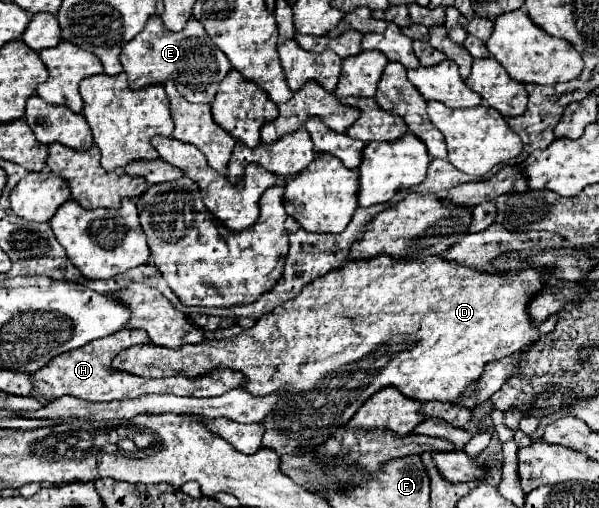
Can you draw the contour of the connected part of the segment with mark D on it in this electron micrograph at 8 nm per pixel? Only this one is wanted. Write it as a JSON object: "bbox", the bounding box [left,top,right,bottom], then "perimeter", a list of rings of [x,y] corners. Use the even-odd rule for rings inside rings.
{"bbox":[113,256,555,456],"perimeter":[[[379,256],[379,258],[373,258],[373,260],[347,262],[341,270],[333,270],[331,274],[325,274],[323,278],[317,278],[315,282],[307,284],[295,300],[285,302],[275,312],[257,320],[253,328],[243,330],[235,338],[223,338],[223,340],[205,338],[199,344],[187,344],[187,346],[181,346],[177,350],[155,346],[155,344],[131,346],[127,350],[121,350],[121,354],[113,360],[113,370],[121,370],[121,372],[141,376],[141,378],[165,378],[165,376],[177,376],[177,374],[187,376],[187,378],[199,378],[199,376],[205,376],[213,370],[229,368],[229,370],[235,370],[235,372],[239,370],[245,376],[243,388],[253,396],[267,396],[267,394],[273,394],[277,390],[285,390],[287,394],[273,406],[271,412],[267,412],[267,416],[263,420],[265,434],[263,434],[261,448],[271,448],[279,456],[293,454],[293,452],[299,452],[301,448],[315,448],[315,446],[325,444],[327,438],[331,438],[337,428],[345,426],[353,418],[353,414],[363,406],[363,402],[367,402],[375,392],[379,392],[383,388],[389,388],[389,386],[397,388],[403,396],[407,396],[411,400],[417,400],[417,402],[429,402],[429,400],[455,402],[455,398],[459,398],[459,394],[463,394],[463,390],[469,384],[479,380],[479,376],[485,372],[485,366],[489,362],[495,362],[495,360],[501,360],[505,356],[517,354],[517,352],[531,346],[535,340],[539,340],[541,336],[545,336],[553,330],[553,326],[555,326],[553,318],[547,318],[545,324],[533,324],[527,318],[527,302],[533,298],[533,294],[539,292],[539,288],[543,288],[545,276],[549,276],[549,274],[551,274],[549,270],[539,270],[539,268],[531,268],[531,266],[525,268],[525,270],[515,270],[515,272],[483,274],[483,272],[477,272],[477,270],[461,266],[461,264],[447,262],[441,256],[427,256],[425,260],[395,260],[395,258],[389,258],[389,256]]]}

